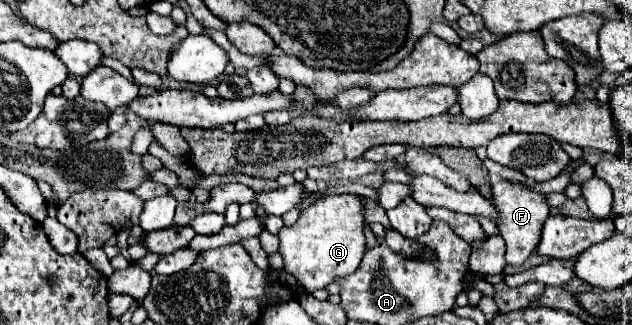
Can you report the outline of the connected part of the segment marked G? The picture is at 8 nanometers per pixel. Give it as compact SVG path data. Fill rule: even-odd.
M346 193L320 199L304 209L292 227L282 227L278 251L284 257L284 269L292 273L308 293L334 283L360 265L366 251L364 227L364 201L360 195Z

